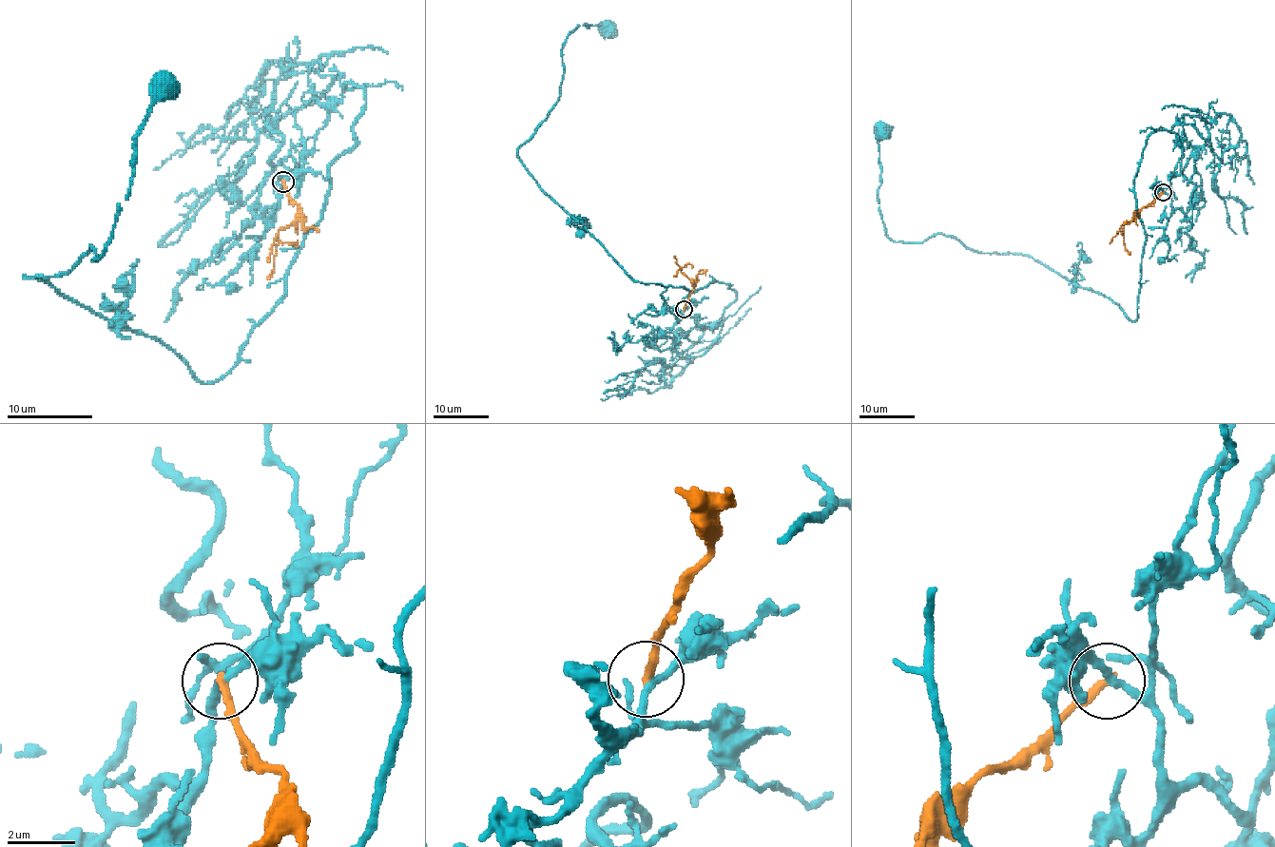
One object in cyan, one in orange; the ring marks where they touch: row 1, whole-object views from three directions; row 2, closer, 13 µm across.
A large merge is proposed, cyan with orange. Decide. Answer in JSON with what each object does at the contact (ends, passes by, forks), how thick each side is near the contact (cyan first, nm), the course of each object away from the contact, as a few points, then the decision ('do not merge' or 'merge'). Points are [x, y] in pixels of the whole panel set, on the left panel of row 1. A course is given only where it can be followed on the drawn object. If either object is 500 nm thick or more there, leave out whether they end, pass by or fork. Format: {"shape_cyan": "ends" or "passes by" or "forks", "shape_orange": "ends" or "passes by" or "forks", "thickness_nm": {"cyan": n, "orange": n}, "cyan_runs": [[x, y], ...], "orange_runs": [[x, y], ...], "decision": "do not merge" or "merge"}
{"shape_cyan": "passes by", "shape_orange": "ends", "thickness_nm": {"cyan": 200, "orange": 260}, "cyan_runs": [[282, 182], [357, 84], [355, 144], [284, 298], [207, 383], [25, 277], [100, 255], [164, 86]], "orange_runs": [[282, 182], [284, 191], [299, 205], [299, 214], [278, 234], [274, 270], [267, 279]], "decision": "do not merge"}

